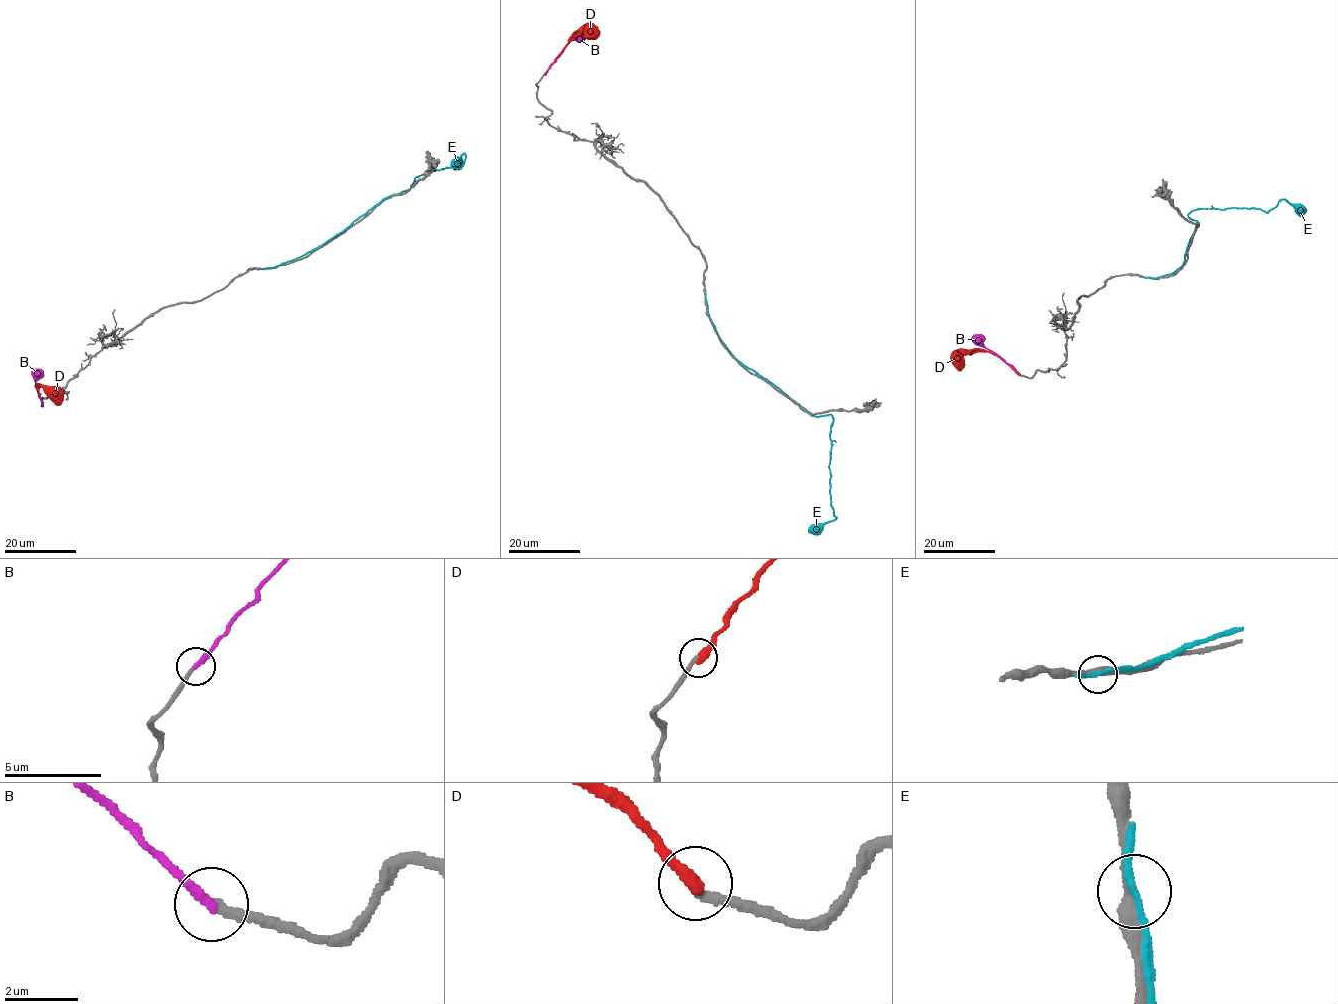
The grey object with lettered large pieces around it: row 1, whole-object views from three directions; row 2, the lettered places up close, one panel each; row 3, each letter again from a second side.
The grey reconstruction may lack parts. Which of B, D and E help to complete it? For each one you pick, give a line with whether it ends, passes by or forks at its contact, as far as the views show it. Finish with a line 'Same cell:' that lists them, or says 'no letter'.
B: it ends
Same cell: B

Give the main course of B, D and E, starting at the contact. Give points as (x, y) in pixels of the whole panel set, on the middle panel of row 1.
B: (544, 73), (570, 41), (585, 33)
D: (544, 74), (573, 37), (587, 33), (593, 37)
E: (706, 299), (707, 313), (717, 336), (733, 357), (811, 415), (831, 416), (830, 495), (836, 516), (808, 532)

